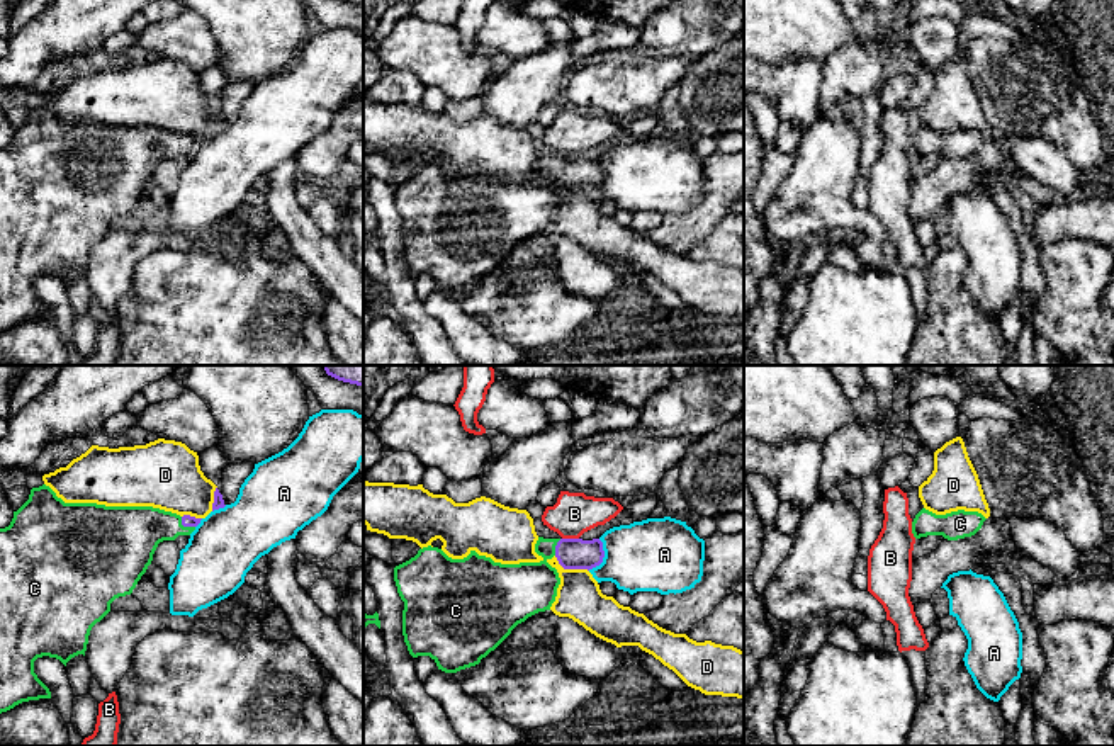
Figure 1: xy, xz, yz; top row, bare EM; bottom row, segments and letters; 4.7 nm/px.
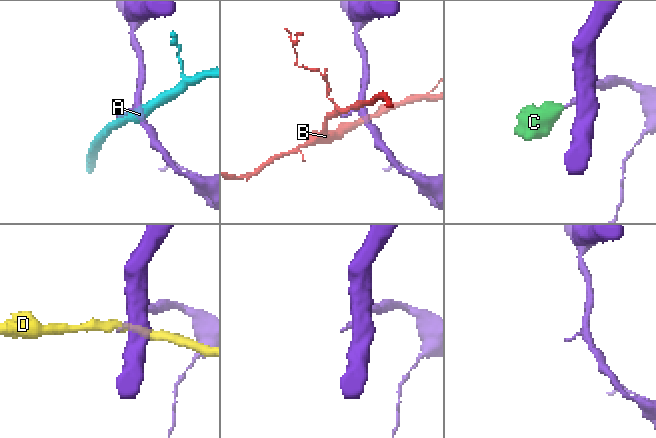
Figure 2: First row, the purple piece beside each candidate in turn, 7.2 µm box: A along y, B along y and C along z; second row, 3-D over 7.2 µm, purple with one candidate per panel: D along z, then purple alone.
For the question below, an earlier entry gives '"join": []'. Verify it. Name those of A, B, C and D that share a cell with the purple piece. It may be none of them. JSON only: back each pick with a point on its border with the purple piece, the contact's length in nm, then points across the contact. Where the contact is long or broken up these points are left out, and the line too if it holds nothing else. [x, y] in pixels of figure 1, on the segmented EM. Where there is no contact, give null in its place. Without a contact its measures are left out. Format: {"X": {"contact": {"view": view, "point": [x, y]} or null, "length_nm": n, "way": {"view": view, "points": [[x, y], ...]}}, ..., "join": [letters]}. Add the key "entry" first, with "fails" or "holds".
{"entry": "fails", "C": {"contact": {"view": "xy", "point": [185, 525]}, "length_nm": 90, "way": {"view": "xy", "points": [[187, 520], [185, 525], [148, 525], [135, 532]]}}, "join": ["C"]}

